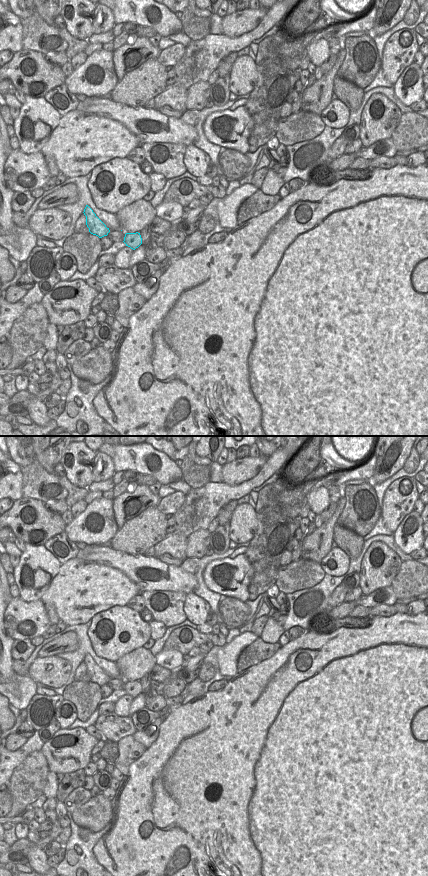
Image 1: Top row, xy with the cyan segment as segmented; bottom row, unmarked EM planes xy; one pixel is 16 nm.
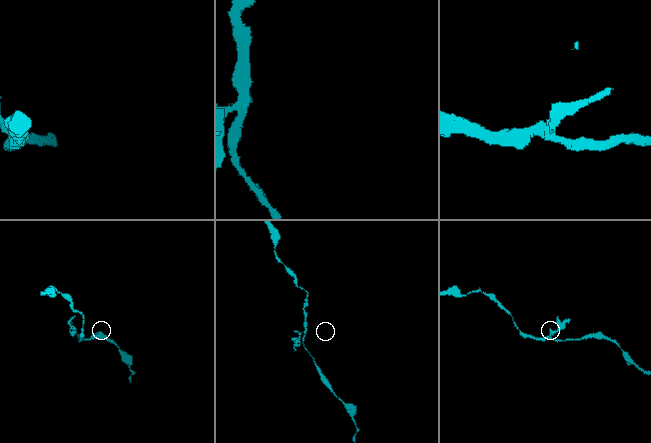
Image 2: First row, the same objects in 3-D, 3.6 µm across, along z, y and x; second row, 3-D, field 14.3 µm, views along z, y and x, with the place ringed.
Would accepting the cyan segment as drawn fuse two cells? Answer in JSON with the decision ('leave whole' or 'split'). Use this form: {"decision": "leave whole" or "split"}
{"decision": "split"}

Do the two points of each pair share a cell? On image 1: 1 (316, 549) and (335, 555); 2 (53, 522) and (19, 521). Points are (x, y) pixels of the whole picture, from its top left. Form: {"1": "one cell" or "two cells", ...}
{"1": "two cells", "2": "one cell"}

